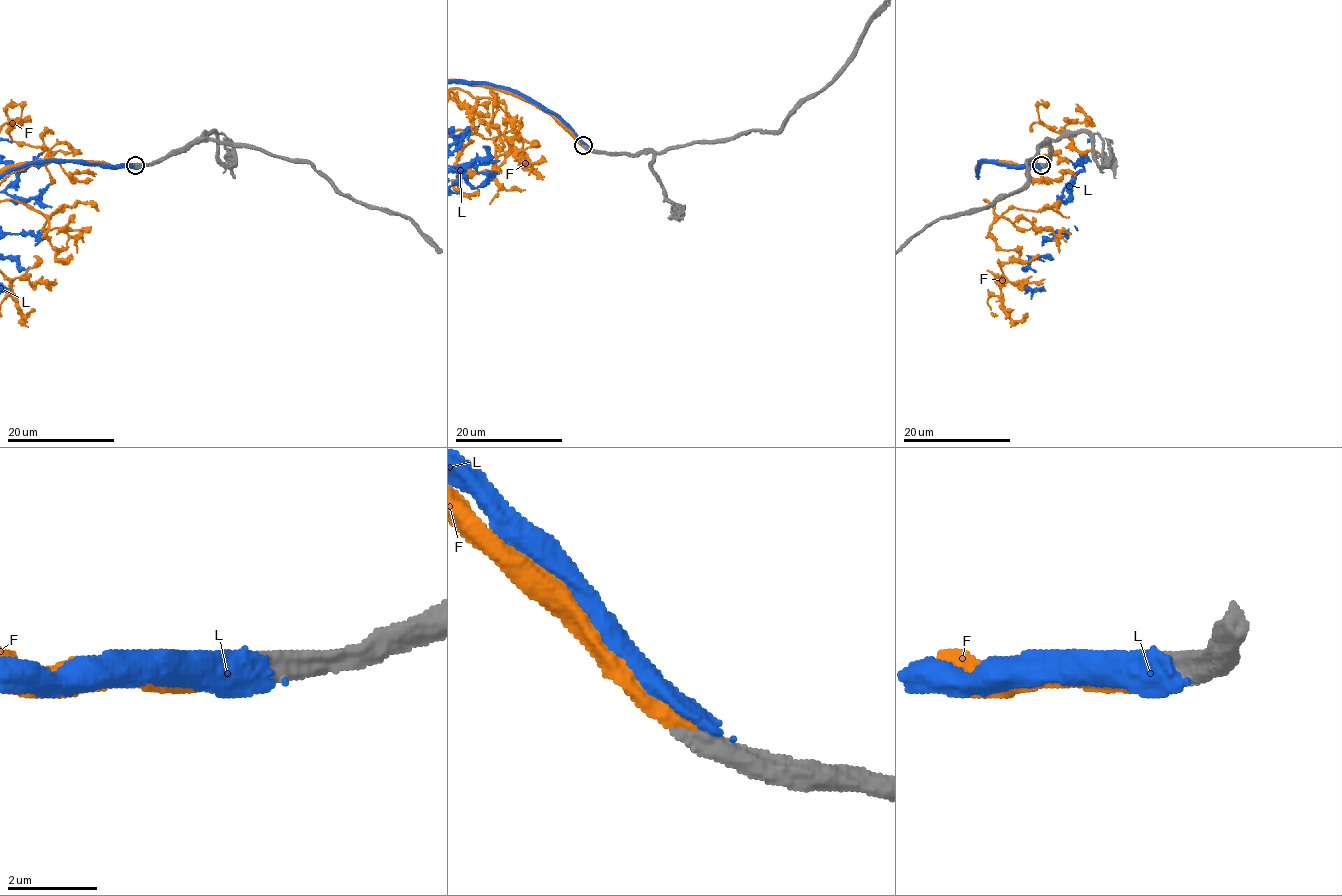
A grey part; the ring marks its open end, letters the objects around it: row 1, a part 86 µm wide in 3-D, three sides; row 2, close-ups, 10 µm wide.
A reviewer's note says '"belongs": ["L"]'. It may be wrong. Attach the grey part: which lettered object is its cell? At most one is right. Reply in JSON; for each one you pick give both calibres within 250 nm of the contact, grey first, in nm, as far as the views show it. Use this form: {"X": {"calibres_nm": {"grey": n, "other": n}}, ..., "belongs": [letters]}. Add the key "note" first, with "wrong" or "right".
{"note": "wrong", "F": {"calibres_nm": {"grey": 550, "other": 480}}, "belongs": ["F"]}

